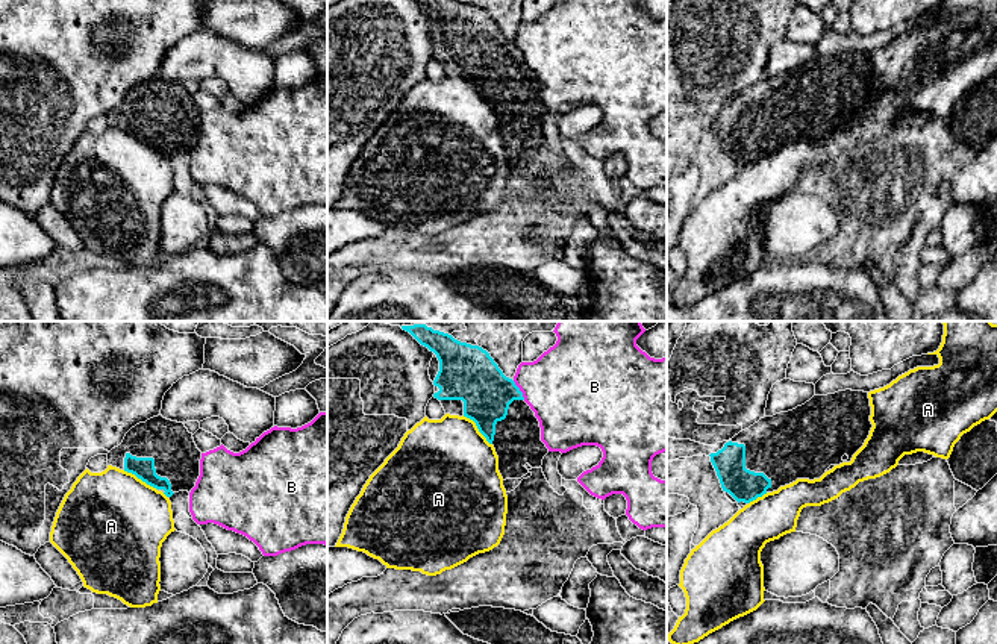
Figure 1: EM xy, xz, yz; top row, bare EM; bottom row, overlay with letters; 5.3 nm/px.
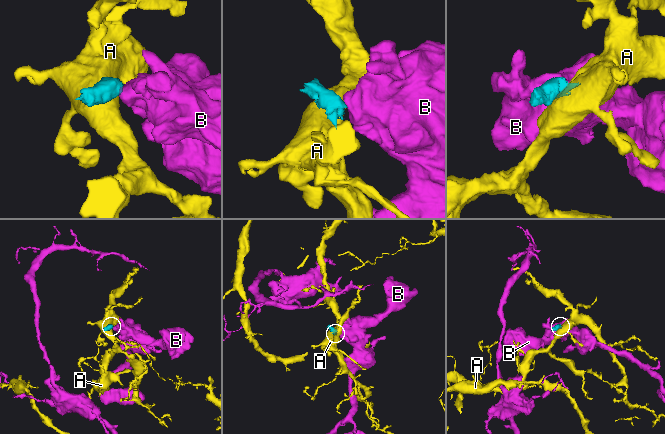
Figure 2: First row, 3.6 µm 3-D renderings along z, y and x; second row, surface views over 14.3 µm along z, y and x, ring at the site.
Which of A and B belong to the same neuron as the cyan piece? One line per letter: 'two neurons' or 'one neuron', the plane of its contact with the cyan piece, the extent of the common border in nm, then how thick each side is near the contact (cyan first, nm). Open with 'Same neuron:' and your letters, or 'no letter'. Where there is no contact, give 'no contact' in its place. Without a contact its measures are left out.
Same neuron: no letter
A: two neurons | xz | 220 nm | 280/480 nm
B: two neurons | xz | 120 nm | 280/420 nm

